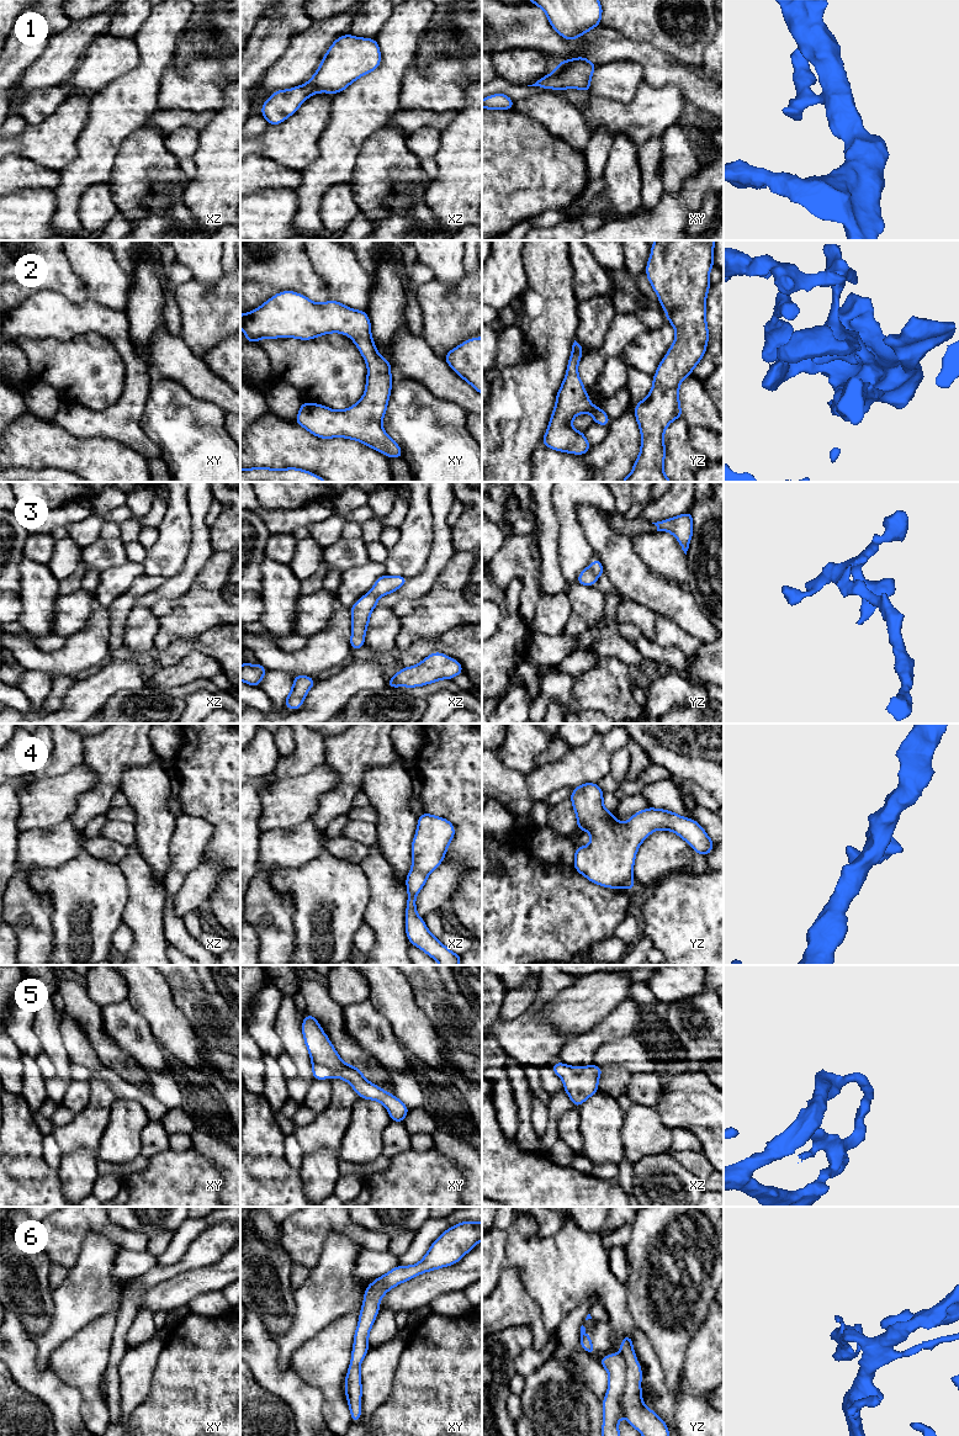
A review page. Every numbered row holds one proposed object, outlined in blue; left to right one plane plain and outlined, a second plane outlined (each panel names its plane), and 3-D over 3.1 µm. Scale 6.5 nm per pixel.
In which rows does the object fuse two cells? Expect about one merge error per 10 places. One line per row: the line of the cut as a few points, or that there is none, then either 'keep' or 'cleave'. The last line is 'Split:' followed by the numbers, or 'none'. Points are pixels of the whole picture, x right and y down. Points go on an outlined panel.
1: no cut | keep
2: no cut | keep
3: no cut | keep
4: no cut | keep
5: no cut | keep
6: no cut | keep
Split: none

